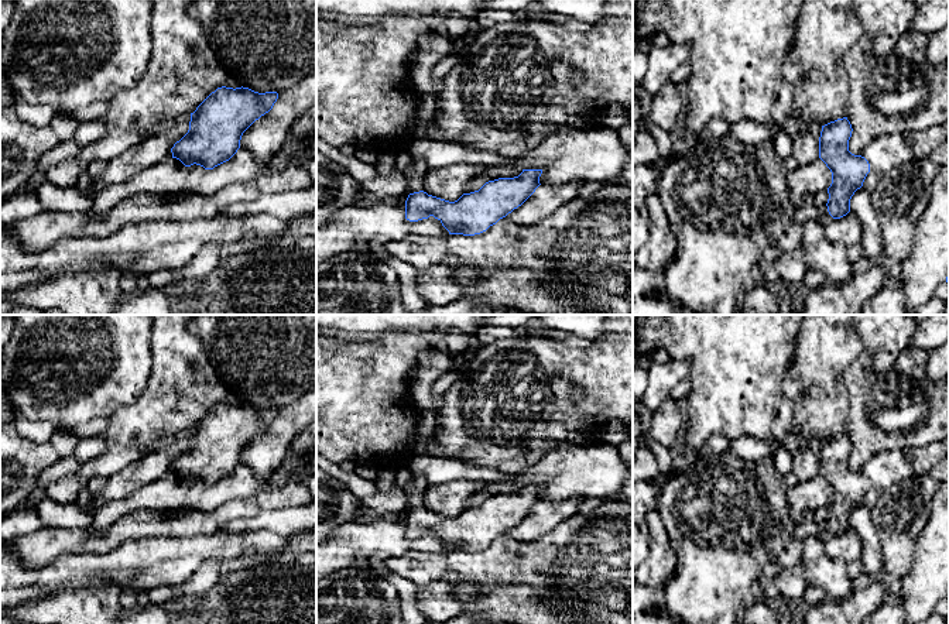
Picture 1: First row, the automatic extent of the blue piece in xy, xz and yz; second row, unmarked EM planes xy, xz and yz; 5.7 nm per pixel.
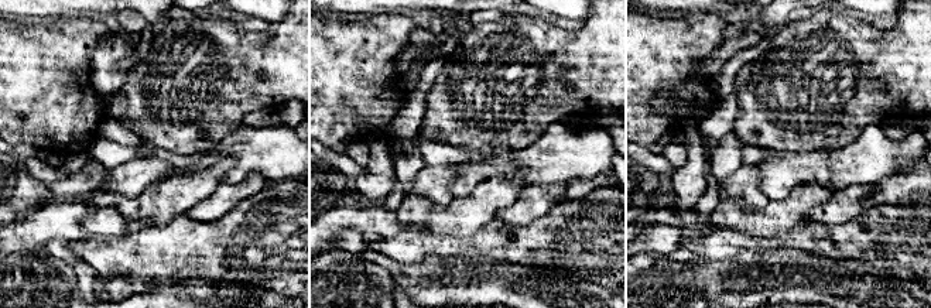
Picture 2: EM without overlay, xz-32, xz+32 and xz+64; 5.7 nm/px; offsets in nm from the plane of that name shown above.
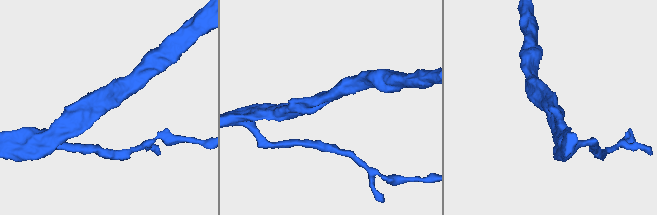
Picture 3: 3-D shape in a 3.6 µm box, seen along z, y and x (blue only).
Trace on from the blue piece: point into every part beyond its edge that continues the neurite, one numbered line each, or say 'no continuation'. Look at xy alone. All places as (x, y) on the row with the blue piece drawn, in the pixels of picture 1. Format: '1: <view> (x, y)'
no continuation

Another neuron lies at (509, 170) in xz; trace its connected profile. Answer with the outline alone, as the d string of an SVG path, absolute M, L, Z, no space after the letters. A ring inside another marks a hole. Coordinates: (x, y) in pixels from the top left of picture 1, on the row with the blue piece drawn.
M558 126L538 147L518 155L518 164L486 167L465 186L465 193L479 191L486 182L518 176L524 169L541 169L539 184L558 186L571 181L616 182L633 154L609 127L575 128Z

